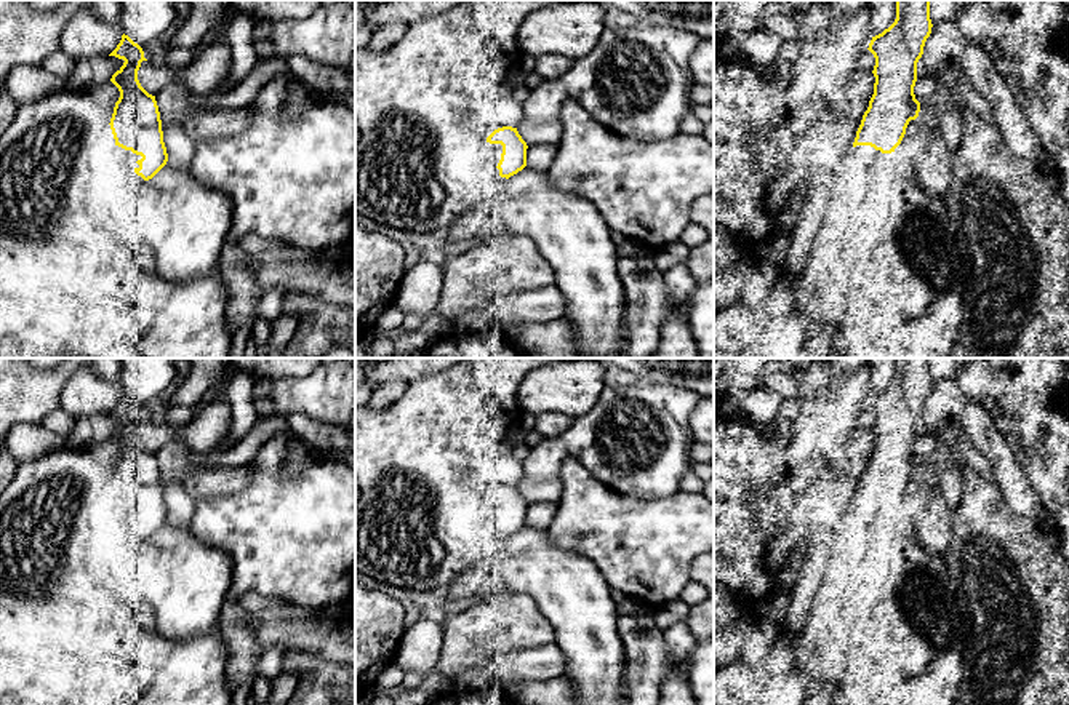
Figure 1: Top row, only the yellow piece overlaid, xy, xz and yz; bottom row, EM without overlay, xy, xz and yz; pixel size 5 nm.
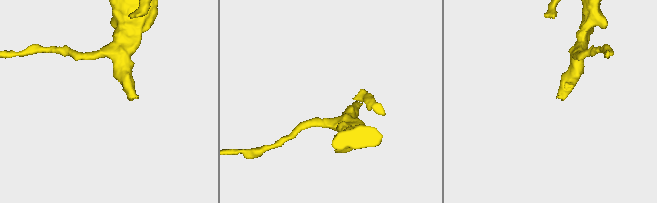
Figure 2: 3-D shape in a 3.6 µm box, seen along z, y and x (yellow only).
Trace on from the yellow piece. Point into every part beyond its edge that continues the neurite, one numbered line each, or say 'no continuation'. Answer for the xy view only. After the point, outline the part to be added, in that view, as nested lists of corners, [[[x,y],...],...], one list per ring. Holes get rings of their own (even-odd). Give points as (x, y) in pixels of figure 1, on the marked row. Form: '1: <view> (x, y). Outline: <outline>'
1: xy (132, 157). Outline: [[[125,150],[125,157],[126,157],[130,166],[131,166],[131,176],[133,176],[133,179],[136,179],[138,182],[144,184],[146,181],[134,173],[134,169],[139,168],[139,165],[136,161],[141,160],[142,157],[133,153],[131,150]]]

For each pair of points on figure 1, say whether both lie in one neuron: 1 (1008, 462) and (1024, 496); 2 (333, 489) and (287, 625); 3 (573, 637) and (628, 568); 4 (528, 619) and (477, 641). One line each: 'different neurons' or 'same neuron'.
1: same neuron
2: different neurons
3: different neurons
4: same neuron

